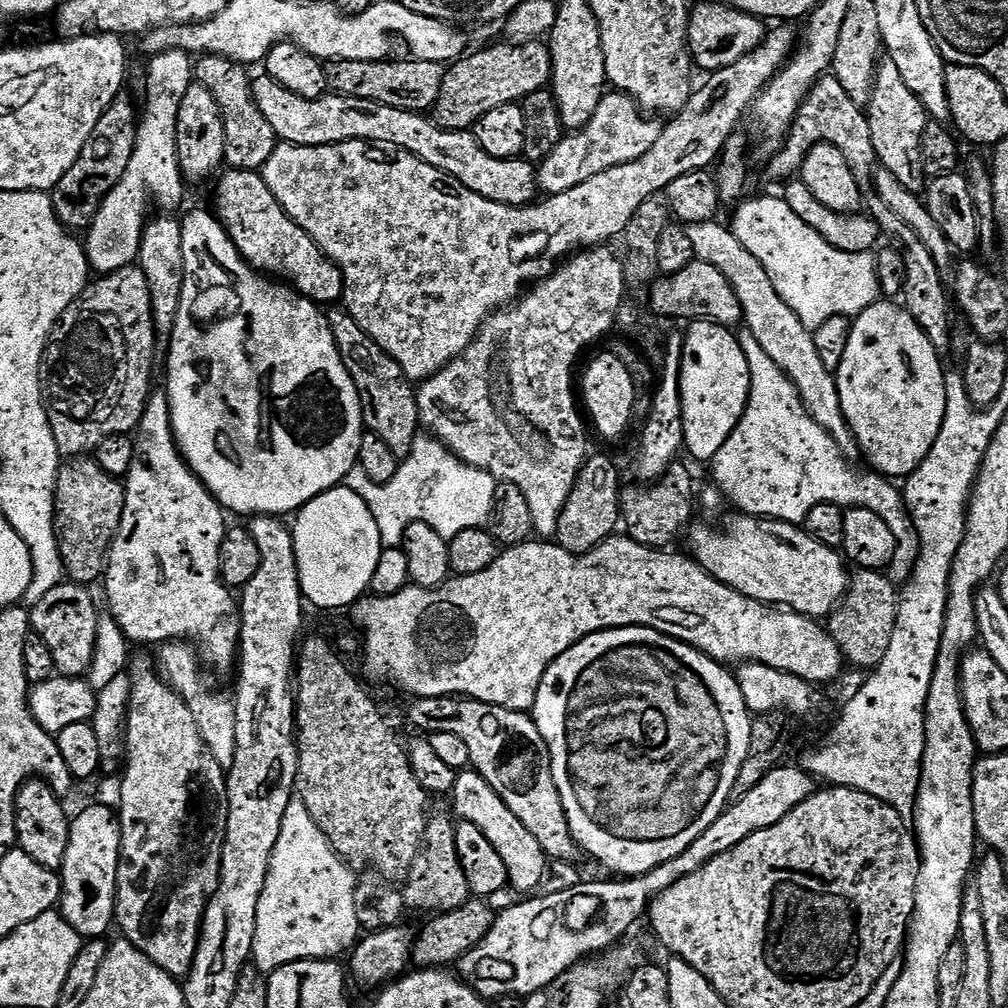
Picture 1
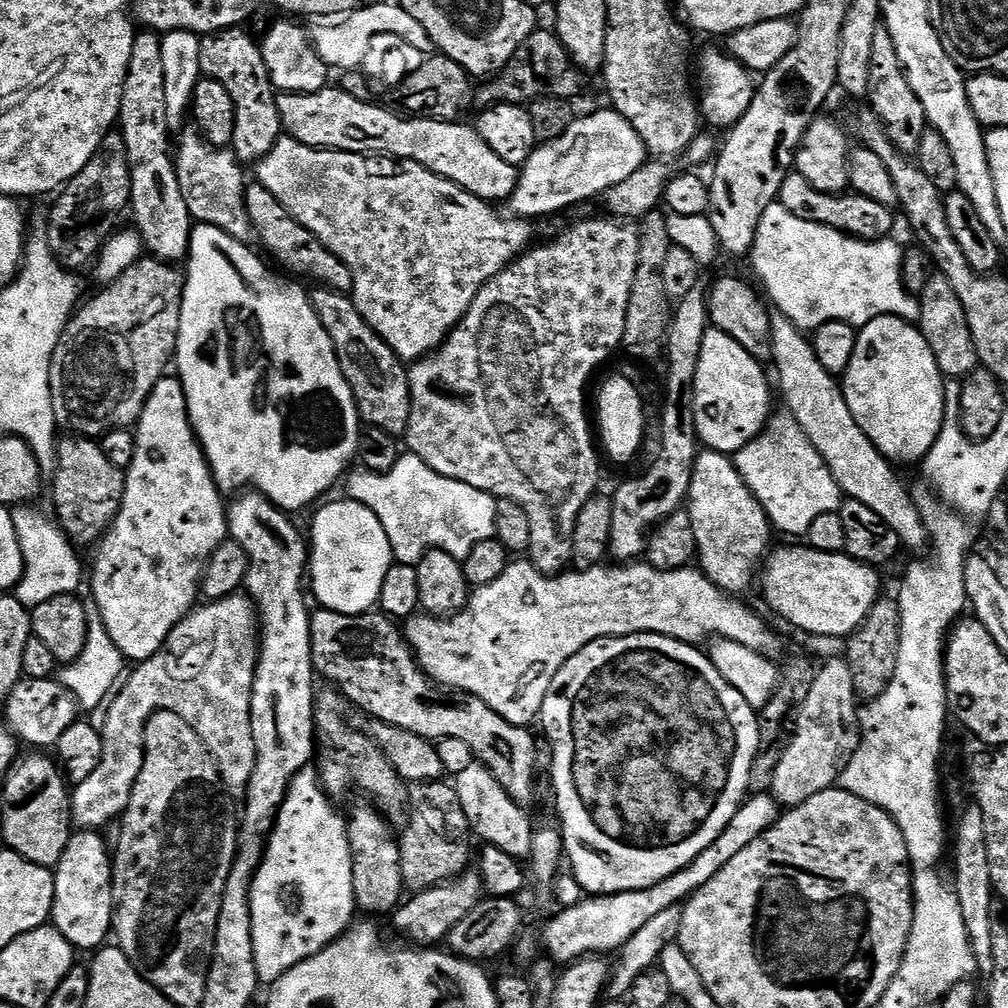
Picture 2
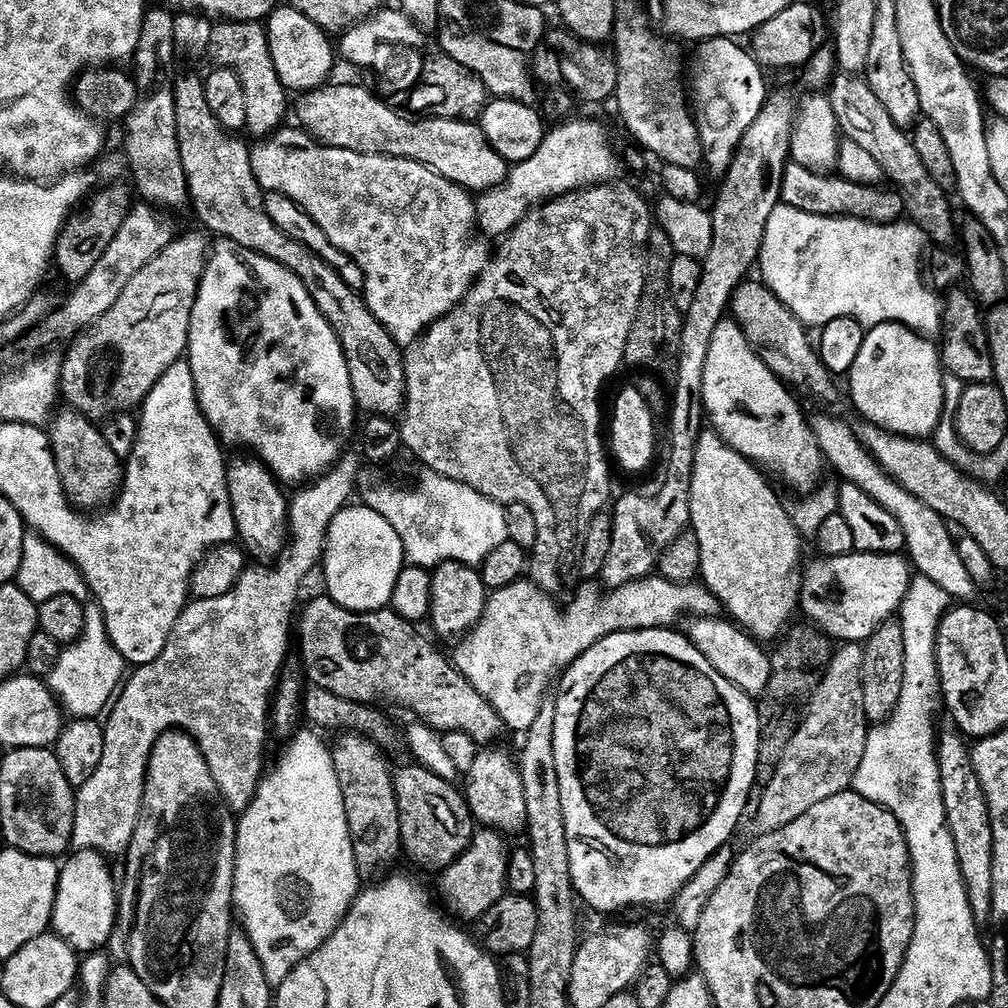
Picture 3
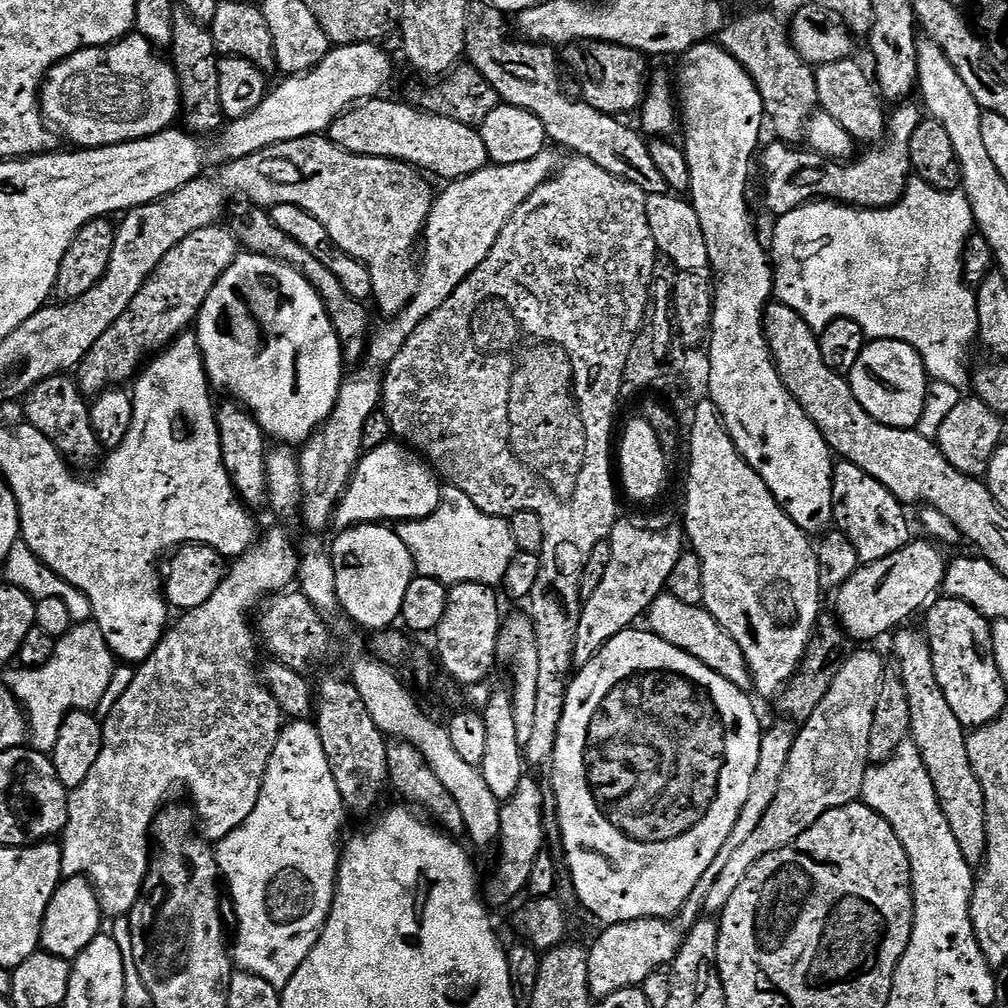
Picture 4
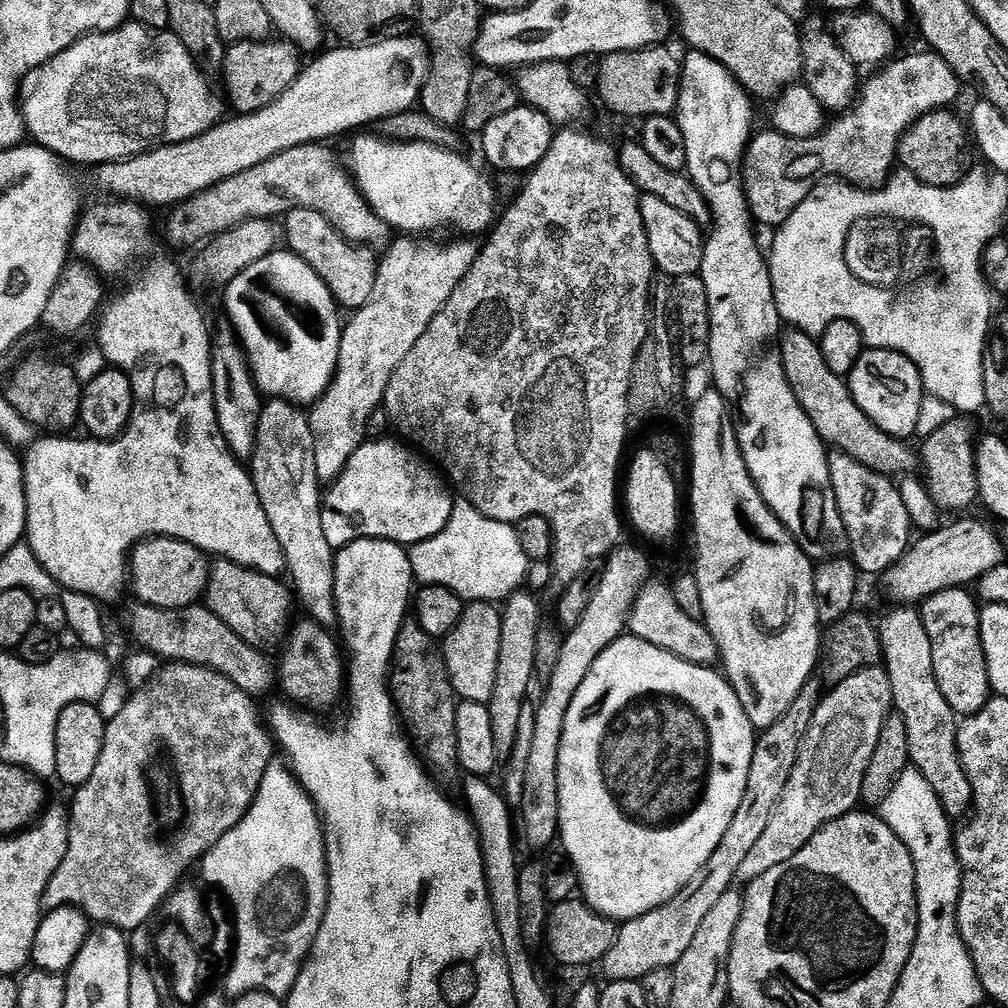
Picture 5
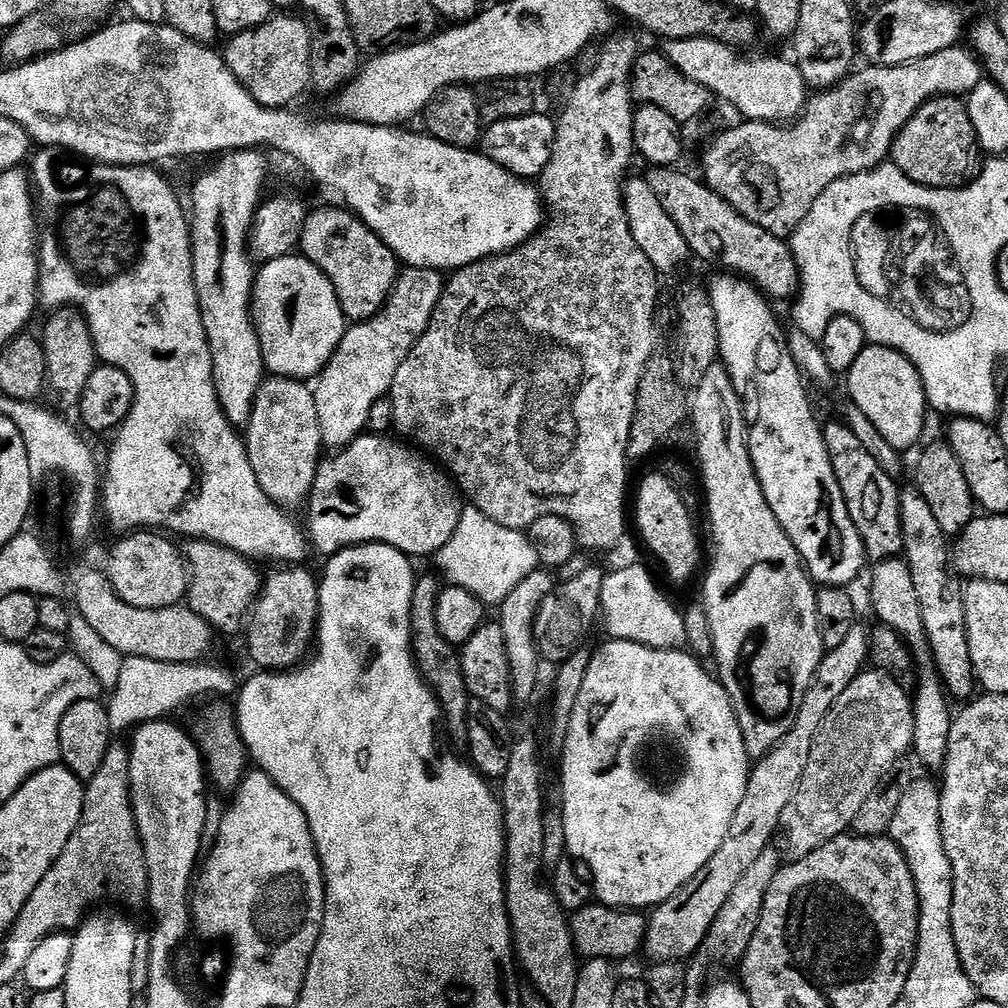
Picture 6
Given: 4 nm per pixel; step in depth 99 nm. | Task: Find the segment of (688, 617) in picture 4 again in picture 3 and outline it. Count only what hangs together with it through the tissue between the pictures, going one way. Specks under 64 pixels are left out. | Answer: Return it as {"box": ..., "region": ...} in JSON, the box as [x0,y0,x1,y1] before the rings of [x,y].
{"box":[686,616,772,698],"region":[[[697,616],[689,619],[688,628],[686,627],[688,641],[699,650],[702,658],[706,658],[706,662],[710,662],[710,666],[714,666],[714,670],[718,670],[718,674],[722,674],[722,678],[726,678],[726,682],[738,686],[738,690],[748,696],[759,698],[766,690],[766,682],[770,682],[772,661],[769,653],[764,653],[760,649],[763,647],[739,624],[728,618],[720,619],[716,616]]]}

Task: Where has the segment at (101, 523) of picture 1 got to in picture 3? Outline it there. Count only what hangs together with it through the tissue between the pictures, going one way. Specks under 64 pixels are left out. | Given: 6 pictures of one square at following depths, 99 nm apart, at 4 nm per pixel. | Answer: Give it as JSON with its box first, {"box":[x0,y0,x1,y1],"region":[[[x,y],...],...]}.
{"box":[46,407,124,510],"region":[[[65,407],[63,411],[51,417],[46,431],[64,493],[68,495],[69,504],[77,510],[103,509],[115,501],[124,483],[122,462],[118,454],[110,450],[103,431],[93,421],[74,408]]]}

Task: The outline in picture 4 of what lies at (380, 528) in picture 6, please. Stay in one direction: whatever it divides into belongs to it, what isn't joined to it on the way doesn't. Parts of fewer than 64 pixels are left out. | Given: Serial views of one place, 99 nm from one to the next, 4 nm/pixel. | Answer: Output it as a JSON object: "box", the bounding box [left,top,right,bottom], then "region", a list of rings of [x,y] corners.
{"box":[334,442,441,530],"region":[[[387,442],[361,455],[360,463],[352,471],[352,481],[336,505],[334,524],[343,530],[357,524],[421,520],[438,510],[441,491],[437,473],[423,456],[403,443]]]}

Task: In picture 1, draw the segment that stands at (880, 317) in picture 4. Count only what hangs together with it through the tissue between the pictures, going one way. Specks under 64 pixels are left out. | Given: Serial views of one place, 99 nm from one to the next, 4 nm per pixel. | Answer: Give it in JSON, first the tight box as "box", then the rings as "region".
{"box":[730,195,882,330],"region":[[[779,195],[764,196],[761,200],[752,199],[745,199],[735,209],[736,217],[730,220],[732,233],[736,235],[738,242],[742,242],[742,246],[746,246],[746,250],[750,250],[750,254],[754,254],[754,258],[758,258],[758,262],[762,262],[766,274],[770,274],[770,282],[774,282],[786,306],[790,306],[790,310],[798,314],[798,318],[809,330],[822,326],[826,318],[855,318],[862,310],[881,299],[882,291],[876,269],[877,257],[872,252],[846,254],[846,250],[834,250],[834,246],[830,246],[830,242],[826,242],[822,234],[810,230],[810,226],[806,226],[806,222],[802,222],[802,218],[798,218],[798,214],[794,214],[794,210],[790,210],[790,206],[786,206],[786,202]]]}

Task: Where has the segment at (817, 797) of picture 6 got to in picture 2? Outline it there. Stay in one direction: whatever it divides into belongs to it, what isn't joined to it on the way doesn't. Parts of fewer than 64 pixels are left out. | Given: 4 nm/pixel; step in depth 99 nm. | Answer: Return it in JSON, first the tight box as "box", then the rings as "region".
{"box":[770,659,860,809],"region":[[[847,659],[828,660],[824,665],[821,663],[810,686],[810,694],[806,694],[794,717],[796,729],[791,729],[790,739],[785,743],[778,766],[774,770],[770,795],[777,805],[785,809],[796,808],[806,802],[806,798],[814,798],[814,794],[833,787],[839,781],[840,769],[847,764],[860,744],[860,717],[856,700],[858,701],[858,693]]]}

